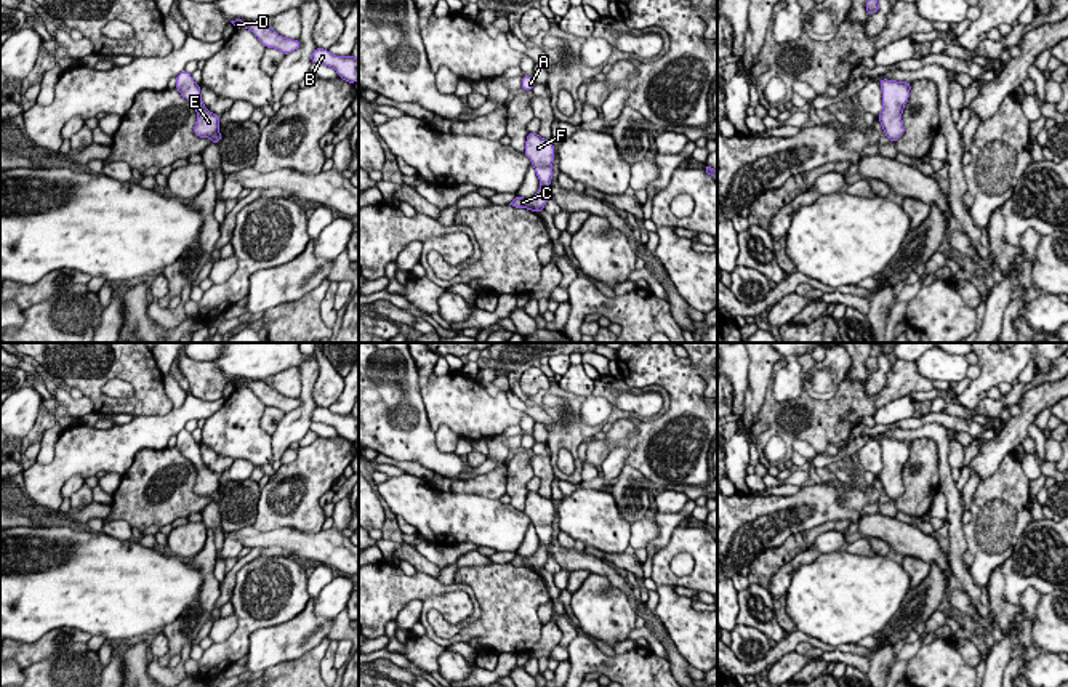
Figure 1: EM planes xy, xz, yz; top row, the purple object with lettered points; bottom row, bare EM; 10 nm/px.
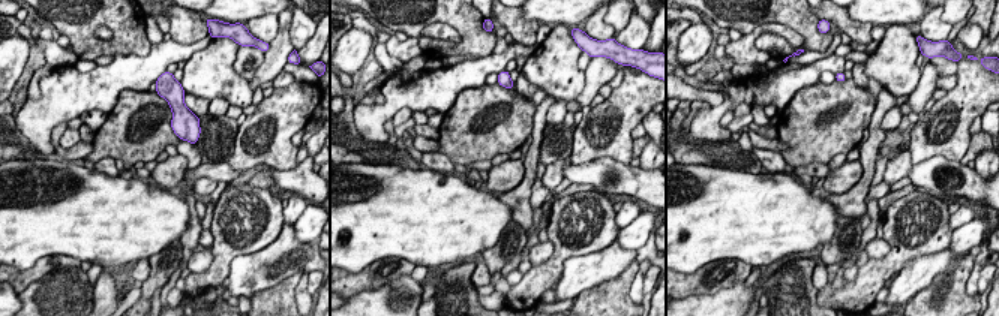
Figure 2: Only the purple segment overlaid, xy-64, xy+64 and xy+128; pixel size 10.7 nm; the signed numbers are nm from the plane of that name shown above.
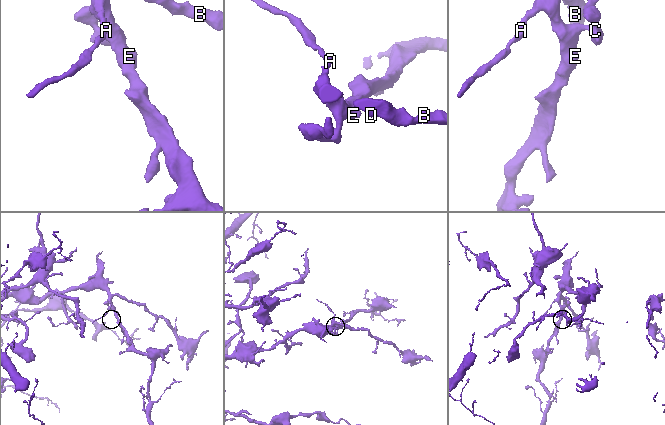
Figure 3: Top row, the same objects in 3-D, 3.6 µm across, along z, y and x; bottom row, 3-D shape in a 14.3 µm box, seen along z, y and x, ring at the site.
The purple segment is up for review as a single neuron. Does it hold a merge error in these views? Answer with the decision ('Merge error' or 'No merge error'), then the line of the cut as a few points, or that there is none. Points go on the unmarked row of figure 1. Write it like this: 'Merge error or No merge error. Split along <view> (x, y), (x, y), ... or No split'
No merge error. No split

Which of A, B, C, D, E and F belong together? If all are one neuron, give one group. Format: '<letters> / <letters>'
A B C D E F

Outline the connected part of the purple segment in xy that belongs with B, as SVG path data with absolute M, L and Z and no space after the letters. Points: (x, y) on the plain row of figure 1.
M315 407L312 410L311 421L333 426L336 432L349 442L355 442L359 439L359 418L352 413L336 415L328 408Z

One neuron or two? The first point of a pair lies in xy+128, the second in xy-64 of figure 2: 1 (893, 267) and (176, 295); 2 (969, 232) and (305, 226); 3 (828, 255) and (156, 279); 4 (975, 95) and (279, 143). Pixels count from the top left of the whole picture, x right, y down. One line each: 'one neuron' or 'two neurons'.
1: two neurons
2: one neuron
3: one neuron
4: one neuron

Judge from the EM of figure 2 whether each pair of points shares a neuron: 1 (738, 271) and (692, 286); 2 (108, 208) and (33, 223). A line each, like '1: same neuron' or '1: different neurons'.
1: same neuron
2: same neuron

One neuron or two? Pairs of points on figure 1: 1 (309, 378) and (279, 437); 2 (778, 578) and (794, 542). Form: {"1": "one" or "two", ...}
{"1": "one", "2": "two"}

